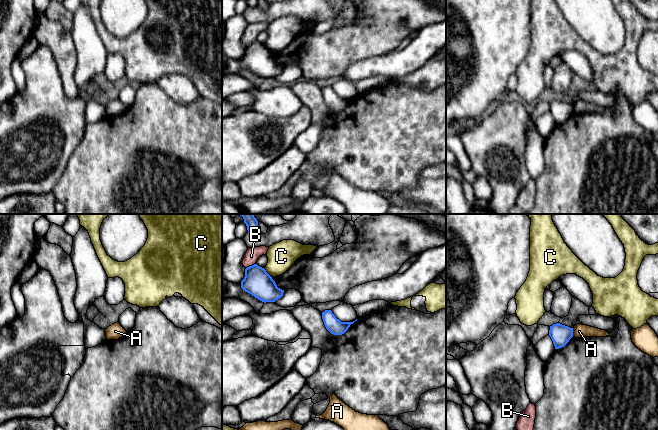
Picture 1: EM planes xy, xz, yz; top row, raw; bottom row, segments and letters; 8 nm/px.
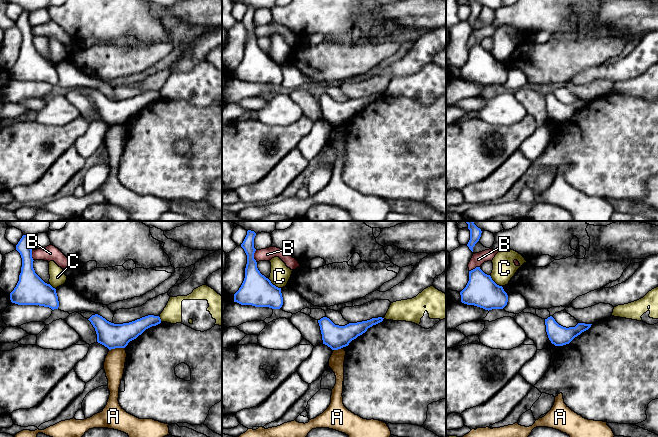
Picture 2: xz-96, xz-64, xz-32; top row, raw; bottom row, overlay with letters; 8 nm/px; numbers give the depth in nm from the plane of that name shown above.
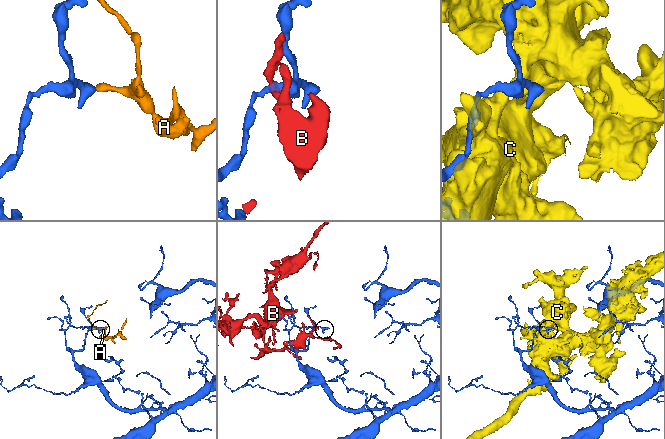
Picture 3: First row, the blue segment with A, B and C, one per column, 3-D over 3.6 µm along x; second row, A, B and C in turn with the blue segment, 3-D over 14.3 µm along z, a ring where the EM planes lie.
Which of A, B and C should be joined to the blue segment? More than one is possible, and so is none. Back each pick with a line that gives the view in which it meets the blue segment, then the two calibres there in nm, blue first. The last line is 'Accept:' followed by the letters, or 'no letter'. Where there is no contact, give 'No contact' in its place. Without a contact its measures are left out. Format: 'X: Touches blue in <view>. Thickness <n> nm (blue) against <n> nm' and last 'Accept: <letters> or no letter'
Accept: no letter

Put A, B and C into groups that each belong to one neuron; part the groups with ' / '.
A / B / C

